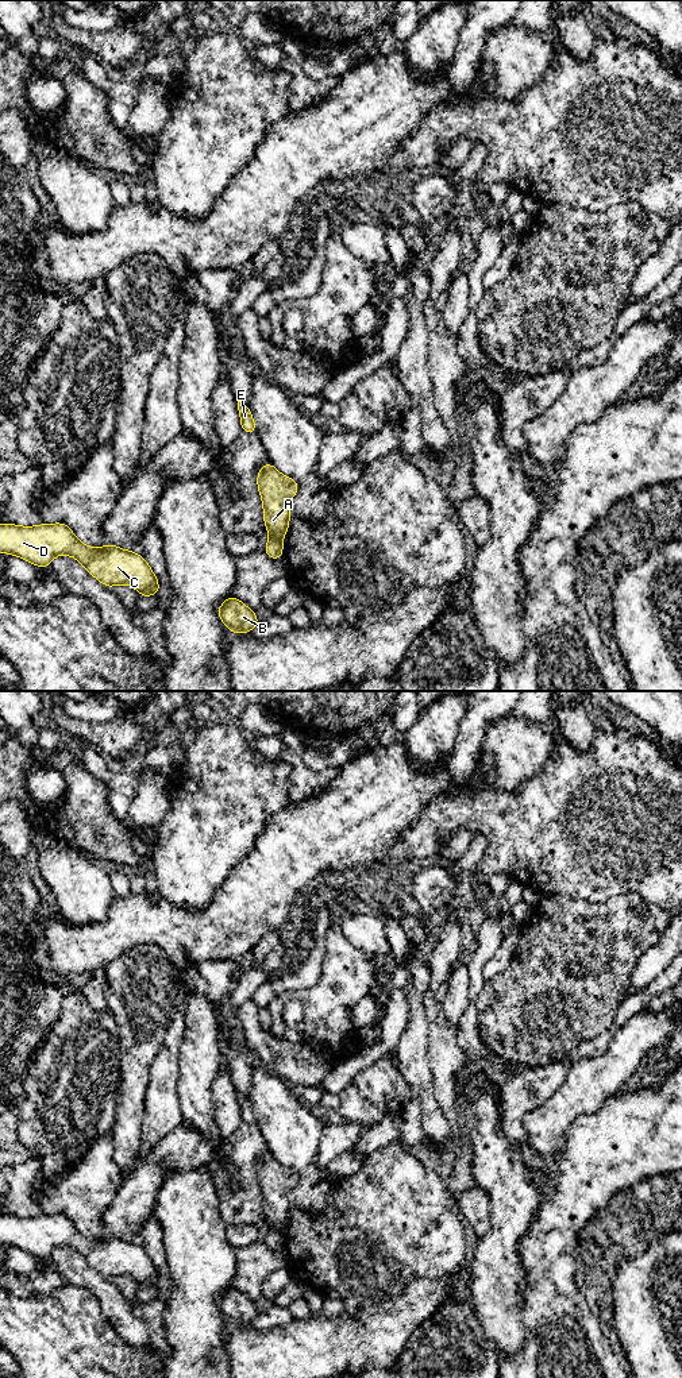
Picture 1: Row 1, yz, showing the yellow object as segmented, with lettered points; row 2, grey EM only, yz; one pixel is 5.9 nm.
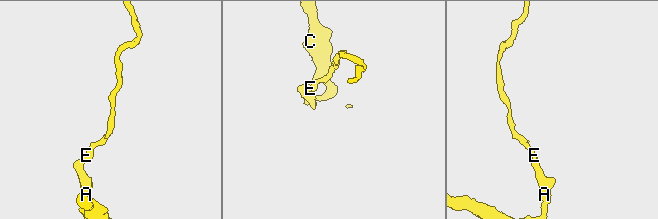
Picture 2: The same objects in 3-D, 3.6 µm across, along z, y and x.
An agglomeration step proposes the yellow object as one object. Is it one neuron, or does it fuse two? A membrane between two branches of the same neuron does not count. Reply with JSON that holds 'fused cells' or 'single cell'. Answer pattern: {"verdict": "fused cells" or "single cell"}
{"verdict": "fused cells"}

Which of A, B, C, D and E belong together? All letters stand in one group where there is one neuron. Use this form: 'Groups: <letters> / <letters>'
Groups: A E / B C D

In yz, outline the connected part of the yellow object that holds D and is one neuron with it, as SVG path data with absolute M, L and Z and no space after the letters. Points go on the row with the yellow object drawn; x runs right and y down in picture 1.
M0 524L0 552L19 556L38 567L49 567L58 555L69 555L78 560L90 575L100 580L105 587L131 584L142 597L159 594L159 583L143 556L107 544L93 548L82 544L63 524L42 524L36 526L18 526L15 524Z

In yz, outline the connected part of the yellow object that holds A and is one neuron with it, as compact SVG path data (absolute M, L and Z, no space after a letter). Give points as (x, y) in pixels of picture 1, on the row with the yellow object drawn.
M267 463L258 471L257 479L263 505L263 521L270 540L282 541L292 516L288 499L298 493L298 483Z

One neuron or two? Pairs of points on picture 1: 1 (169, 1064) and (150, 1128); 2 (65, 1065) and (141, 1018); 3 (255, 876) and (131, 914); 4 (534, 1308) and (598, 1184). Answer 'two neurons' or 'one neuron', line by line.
1: one neuron
2: two neurons
3: one neuron
4: one neuron

